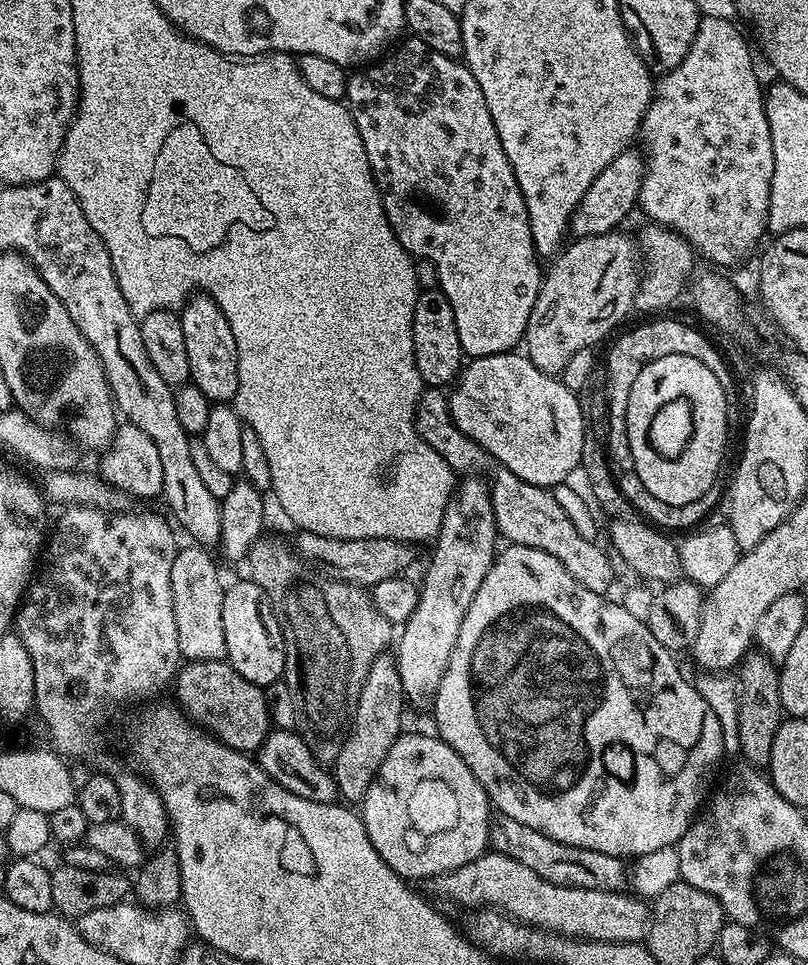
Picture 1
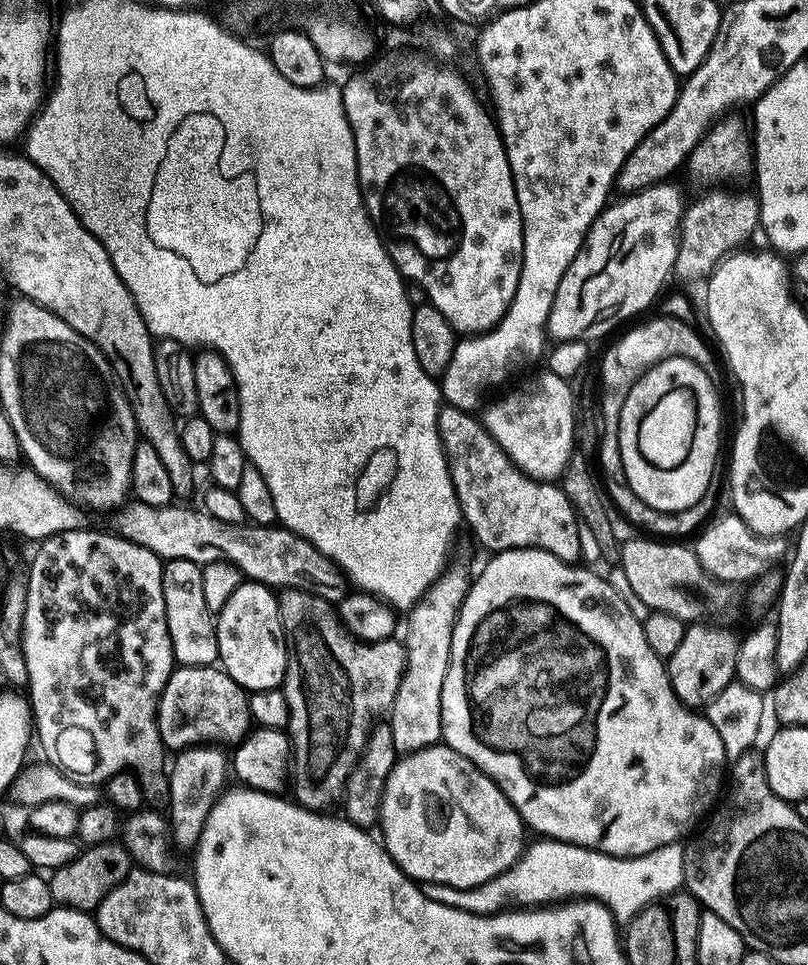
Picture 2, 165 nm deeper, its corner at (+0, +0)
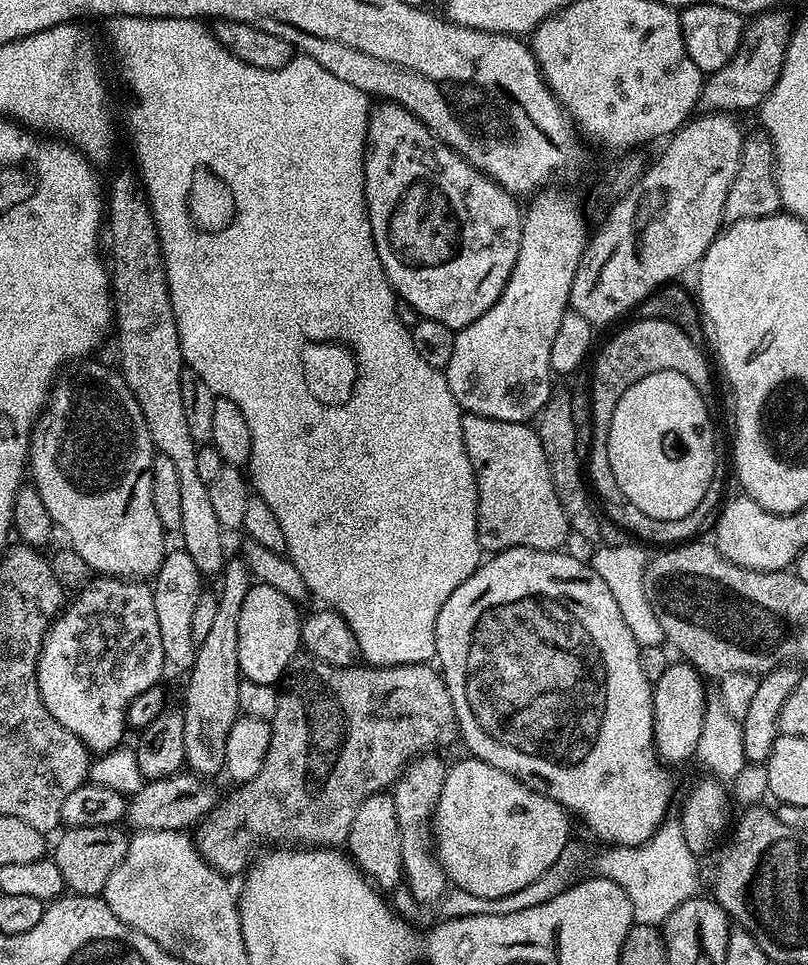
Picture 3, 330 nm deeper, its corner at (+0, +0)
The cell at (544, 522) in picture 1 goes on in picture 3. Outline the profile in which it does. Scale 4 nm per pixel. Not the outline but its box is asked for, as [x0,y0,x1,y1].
[460,414,570,554]

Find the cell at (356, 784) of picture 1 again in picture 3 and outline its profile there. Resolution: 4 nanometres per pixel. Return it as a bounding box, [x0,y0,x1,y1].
[346,791,404,889]

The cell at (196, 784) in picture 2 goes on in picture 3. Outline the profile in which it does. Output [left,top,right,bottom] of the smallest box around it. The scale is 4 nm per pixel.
[184,559,254,778]

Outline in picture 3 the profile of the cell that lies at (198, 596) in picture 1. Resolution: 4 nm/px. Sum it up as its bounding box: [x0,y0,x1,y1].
[151,550,202,670]

